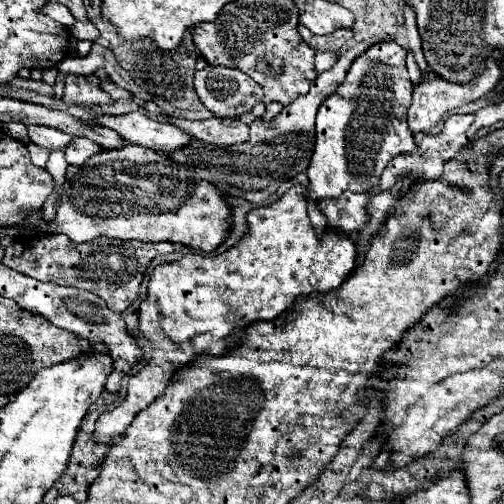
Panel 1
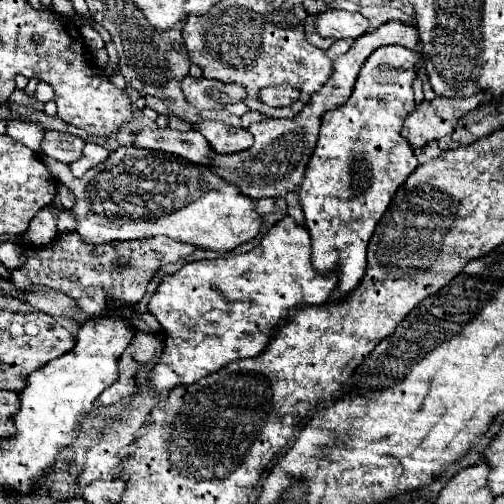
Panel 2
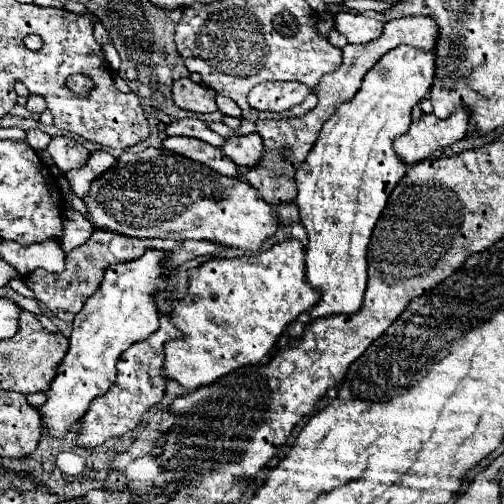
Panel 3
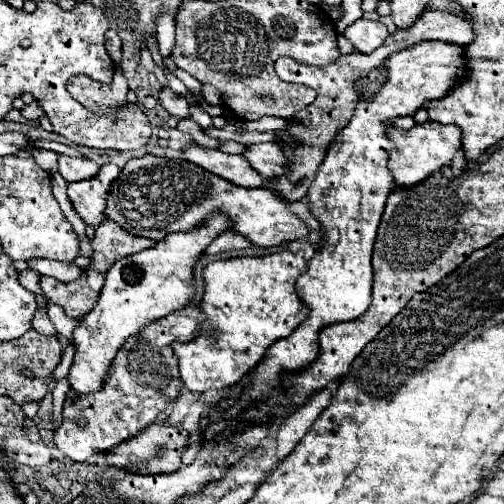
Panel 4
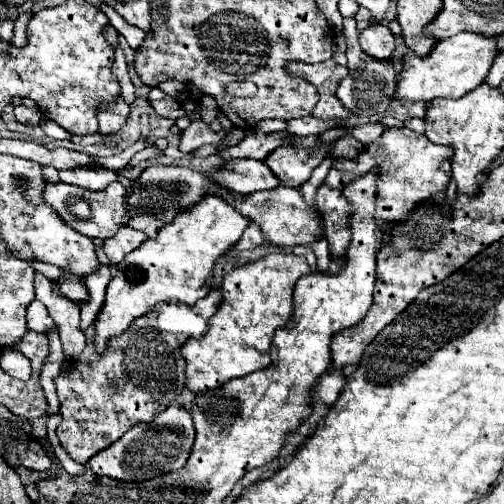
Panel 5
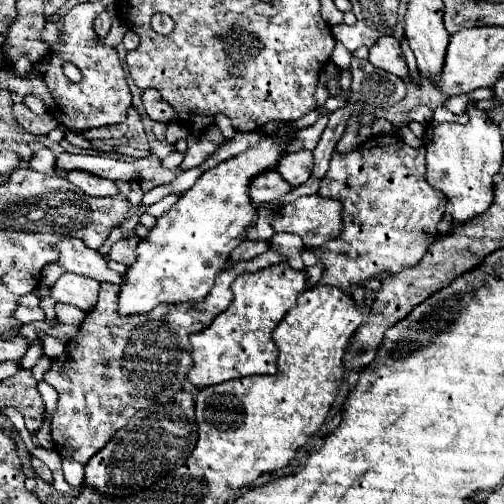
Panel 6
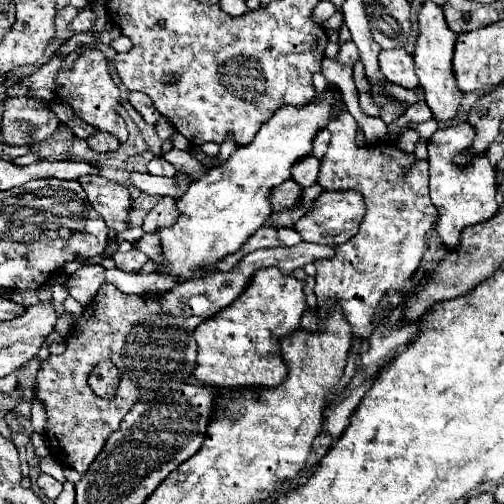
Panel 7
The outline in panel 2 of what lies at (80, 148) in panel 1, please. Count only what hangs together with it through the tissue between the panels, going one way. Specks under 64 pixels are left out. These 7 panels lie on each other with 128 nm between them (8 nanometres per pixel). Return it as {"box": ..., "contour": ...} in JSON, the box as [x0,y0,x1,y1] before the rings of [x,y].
{"box":[70,144,110,178],"contour":[[[86,144],[86,146],[84,146],[82,158],[80,158],[78,162],[70,164],[70,170],[72,170],[72,174],[74,174],[76,178],[82,178],[90,168],[102,164],[102,162],[108,158],[108,154],[110,154],[110,152],[108,152],[104,146],[98,146],[98,144]]]}

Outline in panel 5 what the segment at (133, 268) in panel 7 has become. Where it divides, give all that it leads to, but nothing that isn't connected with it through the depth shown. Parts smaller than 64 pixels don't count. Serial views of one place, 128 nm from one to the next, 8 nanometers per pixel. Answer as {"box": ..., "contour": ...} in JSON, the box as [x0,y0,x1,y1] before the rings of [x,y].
{"box":[104,226,146,264],"contour":[[[122,226],[114,238],[104,240],[104,248],[106,248],[106,256],[110,258],[110,262],[120,264],[124,260],[124,256],[128,252],[132,252],[134,248],[138,248],[142,242],[146,240],[146,236],[142,232],[136,232],[128,226]]]}

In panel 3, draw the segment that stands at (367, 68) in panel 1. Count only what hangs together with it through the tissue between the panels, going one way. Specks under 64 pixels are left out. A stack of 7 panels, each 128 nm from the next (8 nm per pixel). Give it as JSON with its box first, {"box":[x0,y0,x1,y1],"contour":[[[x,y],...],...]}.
{"box":[296,46,434,320],"contour":[[[398,46],[382,56],[382,60],[372,66],[372,70],[364,76],[362,88],[356,96],[344,102],[336,114],[324,122],[320,136],[310,150],[308,158],[296,172],[298,198],[296,204],[300,208],[300,220],[308,232],[308,248],[306,248],[306,282],[312,288],[318,288],[320,300],[308,312],[310,320],[326,318],[334,314],[354,314],[364,304],[366,290],[366,252],[372,230],[386,206],[386,200],[400,178],[406,174],[408,166],[398,160],[392,152],[394,138],[402,136],[410,128],[412,108],[426,98],[434,82],[434,50],[424,52],[412,46]]]}

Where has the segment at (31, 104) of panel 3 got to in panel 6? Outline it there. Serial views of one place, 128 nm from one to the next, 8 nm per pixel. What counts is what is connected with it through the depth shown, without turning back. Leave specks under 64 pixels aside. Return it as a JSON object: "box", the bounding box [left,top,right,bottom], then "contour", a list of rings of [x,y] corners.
{"box":[12,104,58,134],"contour":[[[14,104],[12,106],[16,122],[30,134],[48,134],[58,126],[57,120],[51,115],[36,116],[26,104]]]}

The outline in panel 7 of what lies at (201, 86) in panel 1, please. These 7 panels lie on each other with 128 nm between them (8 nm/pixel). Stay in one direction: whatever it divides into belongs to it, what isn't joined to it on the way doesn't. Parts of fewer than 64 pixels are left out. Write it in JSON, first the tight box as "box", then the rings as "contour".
{"box":[128,92,160,124],"contour":[[[130,92],[128,94],[128,102],[144,118],[144,122],[148,122],[148,124],[156,124],[158,122],[160,114],[152,108],[152,102],[150,102],[150,98],[144,92]]]}

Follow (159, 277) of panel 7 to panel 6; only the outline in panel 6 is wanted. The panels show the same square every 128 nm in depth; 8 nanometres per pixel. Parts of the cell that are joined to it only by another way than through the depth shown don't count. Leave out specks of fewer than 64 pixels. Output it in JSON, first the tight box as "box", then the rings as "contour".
{"box":[56,238,124,284],"contour":[[[64,238],[62,242],[56,244],[56,250],[60,252],[58,264],[64,266],[68,272],[82,274],[98,282],[110,282],[110,284],[124,282],[124,276],[110,270],[106,260],[96,250],[90,250],[80,238]]]}

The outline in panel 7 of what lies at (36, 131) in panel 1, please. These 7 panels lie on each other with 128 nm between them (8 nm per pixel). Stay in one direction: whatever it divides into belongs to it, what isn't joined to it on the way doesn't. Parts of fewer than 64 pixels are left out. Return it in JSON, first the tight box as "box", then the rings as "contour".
{"box":[78,175,134,234],"contour":[[[99,175],[82,176],[78,181],[86,192],[88,202],[99,212],[100,216],[104,218],[104,222],[106,222],[108,228],[112,228],[116,234],[128,230],[128,226],[130,226],[128,214],[132,212],[132,202],[134,202],[134,200],[132,200],[132,196],[130,196],[130,192],[128,192],[126,186],[120,186],[119,183]]]}

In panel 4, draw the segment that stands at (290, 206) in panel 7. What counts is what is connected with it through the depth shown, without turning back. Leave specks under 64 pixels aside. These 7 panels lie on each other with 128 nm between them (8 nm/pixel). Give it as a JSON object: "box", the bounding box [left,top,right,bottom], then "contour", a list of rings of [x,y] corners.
{"box":[186,144,268,188],"contour":[[[192,144],[186,148],[186,160],[242,188],[260,188],[268,184],[268,180],[260,176],[244,156],[232,156],[222,150],[208,150]]]}

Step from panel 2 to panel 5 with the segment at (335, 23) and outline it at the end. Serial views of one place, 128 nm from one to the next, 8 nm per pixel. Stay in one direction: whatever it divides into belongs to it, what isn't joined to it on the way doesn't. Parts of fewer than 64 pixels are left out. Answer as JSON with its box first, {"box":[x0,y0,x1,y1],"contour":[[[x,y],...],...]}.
{"box":[360,24,396,62],"contour":[[[382,24],[366,28],[360,34],[360,46],[368,56],[372,56],[376,60],[384,60],[384,62],[392,60],[392,54],[394,54],[394,48],[396,48],[390,28],[382,26]]]}

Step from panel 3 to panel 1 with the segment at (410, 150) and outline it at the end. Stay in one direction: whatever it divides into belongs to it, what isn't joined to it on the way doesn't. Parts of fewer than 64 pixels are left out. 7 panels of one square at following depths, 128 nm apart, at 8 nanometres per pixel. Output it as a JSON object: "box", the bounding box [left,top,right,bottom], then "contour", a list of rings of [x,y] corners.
{"box":[408,50,502,134],"contour":[[[496,50],[494,56],[488,60],[486,64],[486,70],[482,72],[482,76],[478,76],[474,82],[470,84],[450,84],[446,80],[442,80],[440,76],[436,76],[434,72],[428,72],[428,76],[422,80],[420,86],[414,88],[414,102],[412,106],[408,108],[408,128],[412,134],[418,134],[418,132],[424,132],[428,134],[440,120],[446,112],[462,106],[462,104],[468,104],[468,102],[474,102],[474,100],[480,100],[484,94],[488,94],[500,80],[502,76],[502,54]]]}

